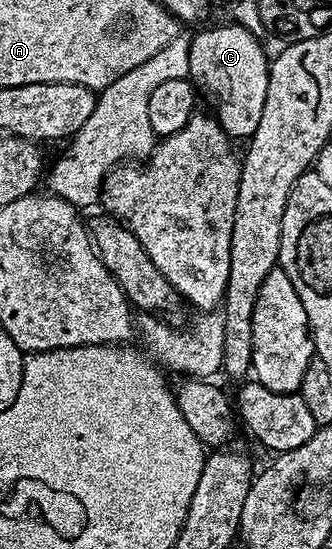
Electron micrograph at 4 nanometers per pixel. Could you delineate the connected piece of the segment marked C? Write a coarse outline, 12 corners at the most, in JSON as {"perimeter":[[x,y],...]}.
{"perimeter":[[237,24],[189,41],[188,79],[231,138],[259,130],[271,60]]}

